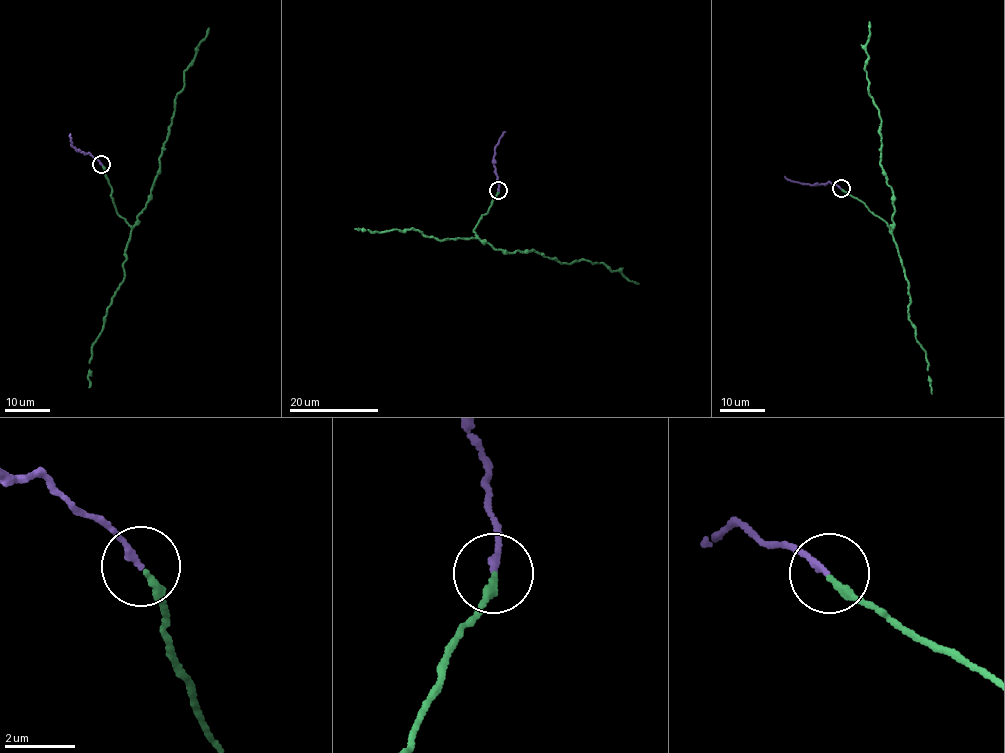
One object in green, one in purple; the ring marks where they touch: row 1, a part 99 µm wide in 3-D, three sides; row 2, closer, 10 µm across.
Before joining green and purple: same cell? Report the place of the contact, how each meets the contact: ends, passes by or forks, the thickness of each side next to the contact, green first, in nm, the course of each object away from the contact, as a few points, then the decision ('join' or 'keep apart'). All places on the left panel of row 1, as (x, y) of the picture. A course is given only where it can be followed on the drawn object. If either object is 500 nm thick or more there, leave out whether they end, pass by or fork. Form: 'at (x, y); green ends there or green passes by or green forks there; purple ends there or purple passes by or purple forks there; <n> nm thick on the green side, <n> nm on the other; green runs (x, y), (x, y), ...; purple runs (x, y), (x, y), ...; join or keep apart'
at (101, 164); green ends there; purple ends there; 190 nm thick on the green side, 150 nm on the other; green runs (102, 165), (117, 213), (131, 226), (136, 224), (159, 170), (185, 70), (209, 28); purple runs (102, 165), (88, 154), (70, 145), (70, 134); join

